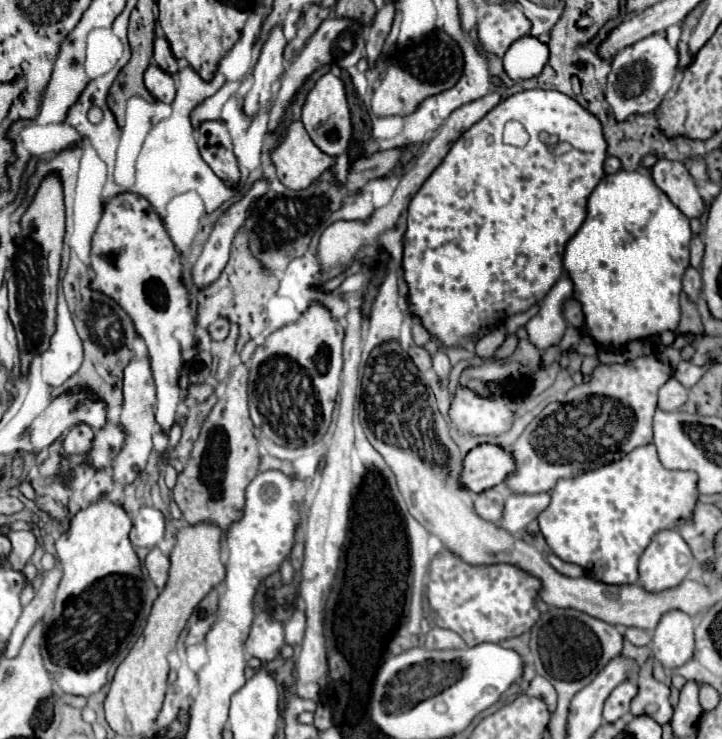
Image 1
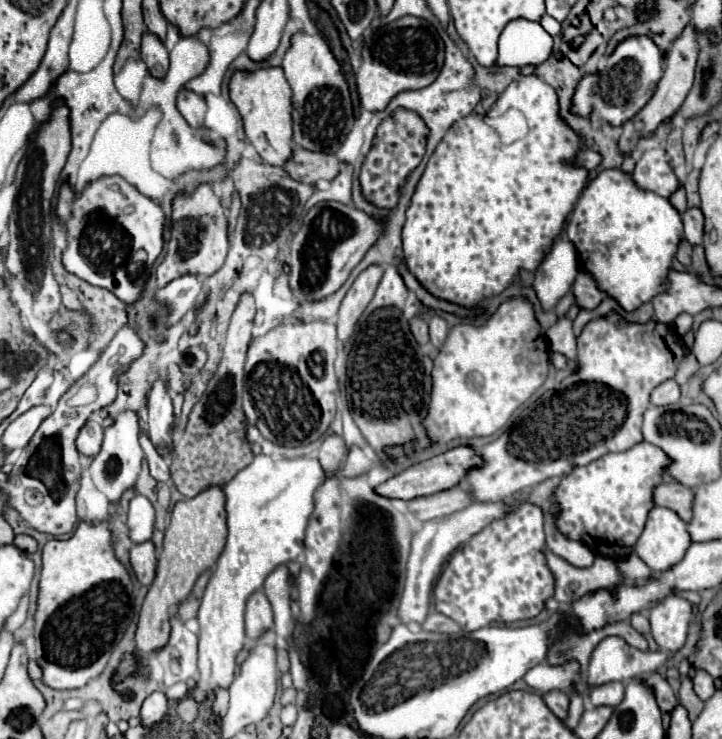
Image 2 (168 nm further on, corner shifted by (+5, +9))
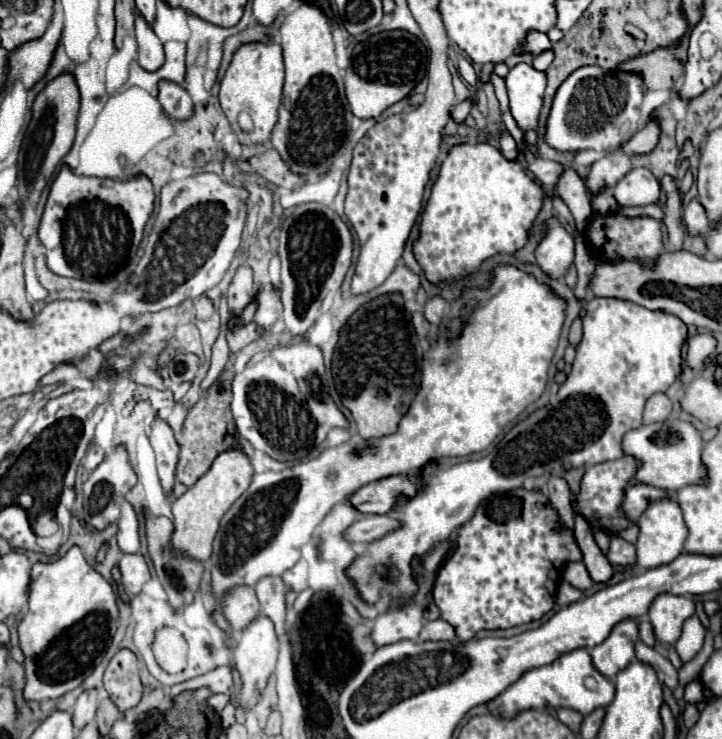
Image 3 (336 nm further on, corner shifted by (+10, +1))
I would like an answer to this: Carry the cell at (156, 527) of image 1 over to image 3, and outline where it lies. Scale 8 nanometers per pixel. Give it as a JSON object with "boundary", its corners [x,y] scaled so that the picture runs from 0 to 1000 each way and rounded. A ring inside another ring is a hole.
{"boundary":[[[168,681],[168,700],[165,700],[165,719],[162,732],[170,748],[190,748],[193,746],[193,705],[181,686],[181,681]]]}

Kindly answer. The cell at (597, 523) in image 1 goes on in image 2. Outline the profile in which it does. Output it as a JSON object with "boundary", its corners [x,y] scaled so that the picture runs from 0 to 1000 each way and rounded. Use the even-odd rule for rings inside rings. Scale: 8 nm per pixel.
{"boundary":[[[889,597],[870,610],[842,613],[842,616],[834,616],[831,621],[825,621],[809,632],[798,632],[789,643],[778,645],[778,651],[767,667],[767,678],[776,681],[776,697],[770,702],[773,716],[789,729],[809,732],[828,751],[856,754],[856,756],[873,751],[878,746],[878,735],[884,732],[884,727],[892,716],[895,697],[906,686],[903,664],[911,654],[917,654],[917,643],[920,643],[922,629],[928,629],[925,616],[914,605],[906,605],[895,597]]]}

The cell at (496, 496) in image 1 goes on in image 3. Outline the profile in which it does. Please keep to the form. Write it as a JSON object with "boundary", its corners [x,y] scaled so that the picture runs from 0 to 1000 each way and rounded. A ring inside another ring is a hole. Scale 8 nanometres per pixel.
{"boundary":[[[503,697],[489,713],[481,716],[481,729],[486,735],[514,735],[547,716],[553,716],[553,702],[544,697]]]}

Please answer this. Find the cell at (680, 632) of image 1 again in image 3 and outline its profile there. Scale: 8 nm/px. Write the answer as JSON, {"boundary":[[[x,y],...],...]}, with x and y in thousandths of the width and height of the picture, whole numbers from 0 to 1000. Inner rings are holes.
{"boundary":[[[913,805],[899,821],[899,838],[907,854],[907,865],[921,873],[935,873],[943,862],[943,846],[963,829],[963,816],[954,808]]]}

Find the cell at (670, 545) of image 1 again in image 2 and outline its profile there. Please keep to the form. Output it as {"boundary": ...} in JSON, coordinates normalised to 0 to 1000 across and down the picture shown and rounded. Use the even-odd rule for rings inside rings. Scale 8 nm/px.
{"boundary":[[[903,686],[895,713],[878,737],[878,748],[903,773],[914,775],[945,759],[956,735],[950,708],[936,691],[928,691],[925,686]]]}

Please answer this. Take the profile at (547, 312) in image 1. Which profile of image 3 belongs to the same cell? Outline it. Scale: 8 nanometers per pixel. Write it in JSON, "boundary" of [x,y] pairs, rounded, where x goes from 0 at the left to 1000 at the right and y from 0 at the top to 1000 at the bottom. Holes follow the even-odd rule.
{"boundary":[[[771,294],[758,302],[758,318],[749,323],[741,348],[760,378],[777,378],[794,359],[794,321]]]}

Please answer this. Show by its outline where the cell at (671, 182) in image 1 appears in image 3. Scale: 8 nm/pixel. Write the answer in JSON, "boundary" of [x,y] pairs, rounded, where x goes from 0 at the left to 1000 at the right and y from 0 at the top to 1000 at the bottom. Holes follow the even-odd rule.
{"boundary":[[[880,226],[849,253],[849,258],[860,280],[893,280],[913,272],[916,250],[896,226]]]}

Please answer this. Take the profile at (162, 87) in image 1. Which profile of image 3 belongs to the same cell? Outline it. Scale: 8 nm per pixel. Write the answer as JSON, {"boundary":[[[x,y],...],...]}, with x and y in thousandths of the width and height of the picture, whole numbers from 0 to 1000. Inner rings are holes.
{"boundary":[[[190,23],[190,28],[187,28],[187,50],[190,50],[190,61],[193,61],[190,85],[201,96],[217,96],[229,85],[226,61],[217,53],[217,47],[212,45],[212,39],[195,23]]]}

